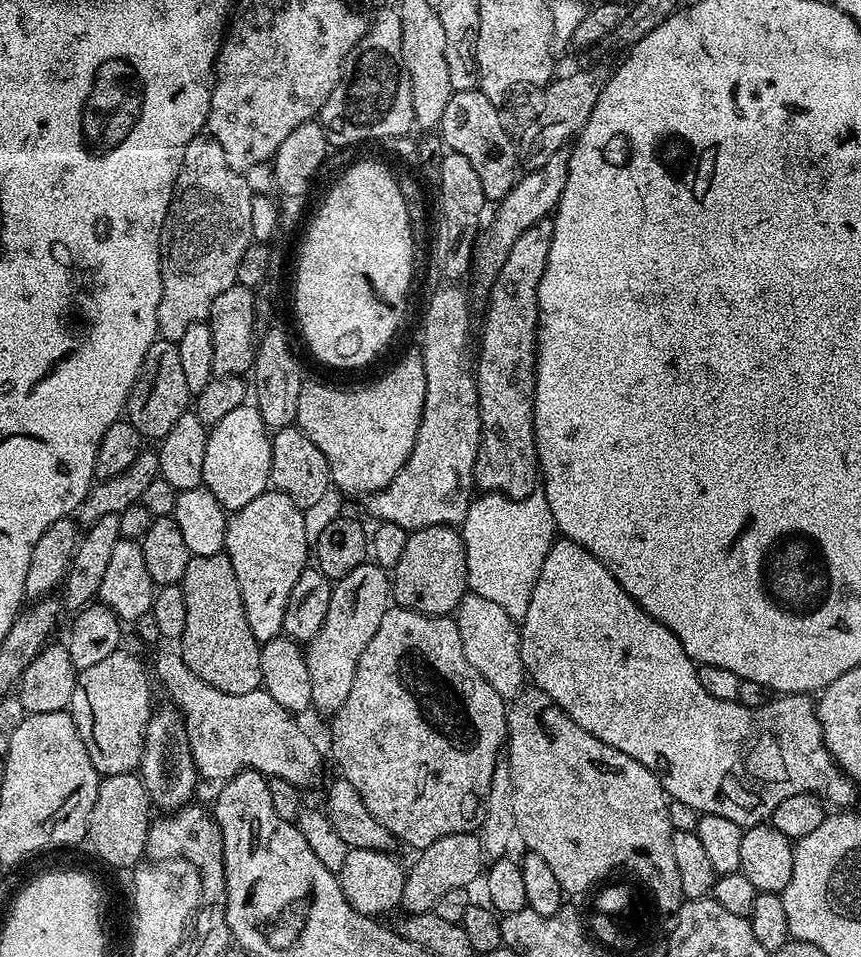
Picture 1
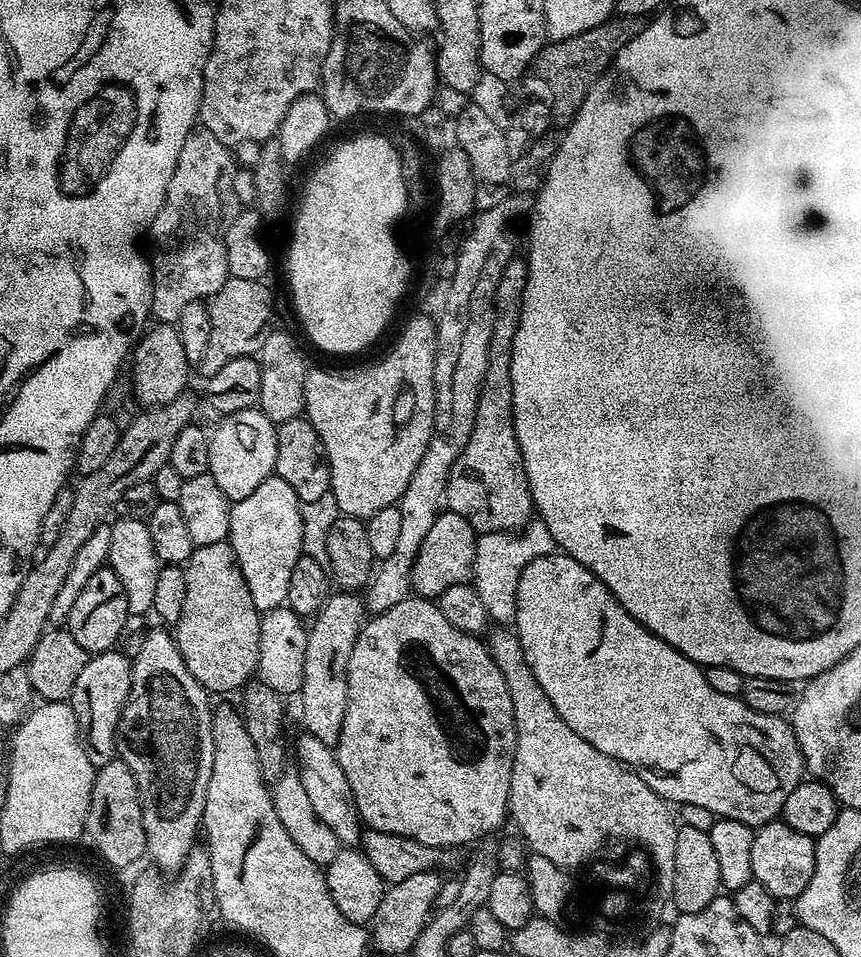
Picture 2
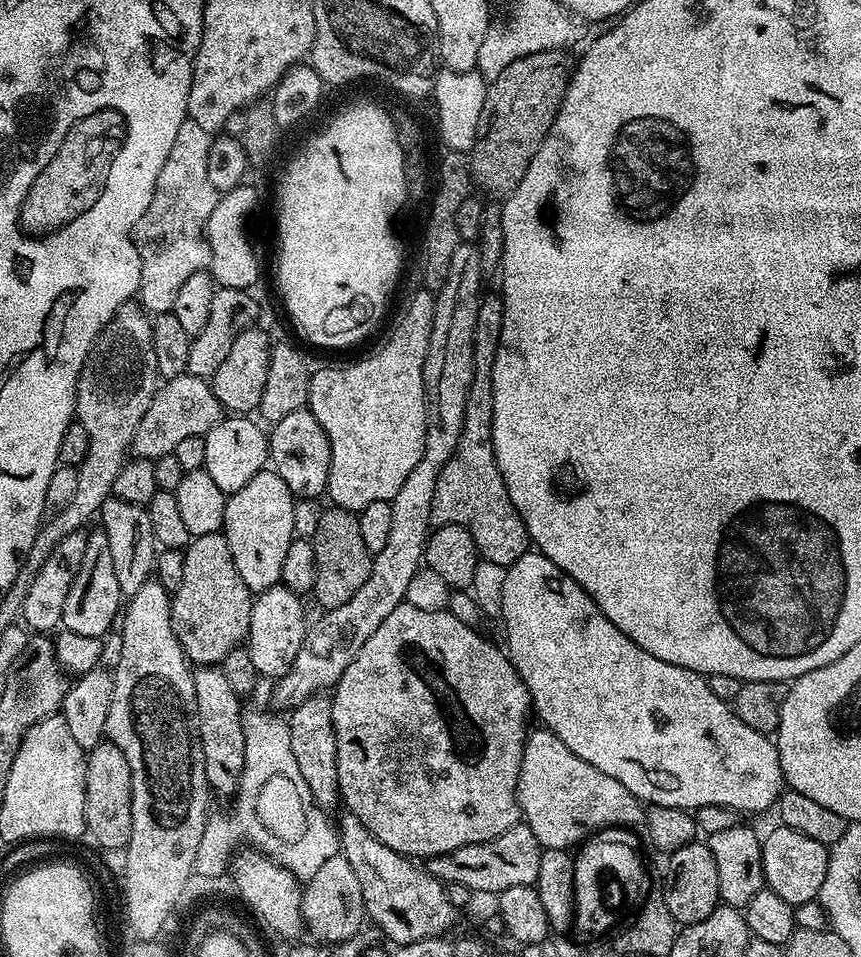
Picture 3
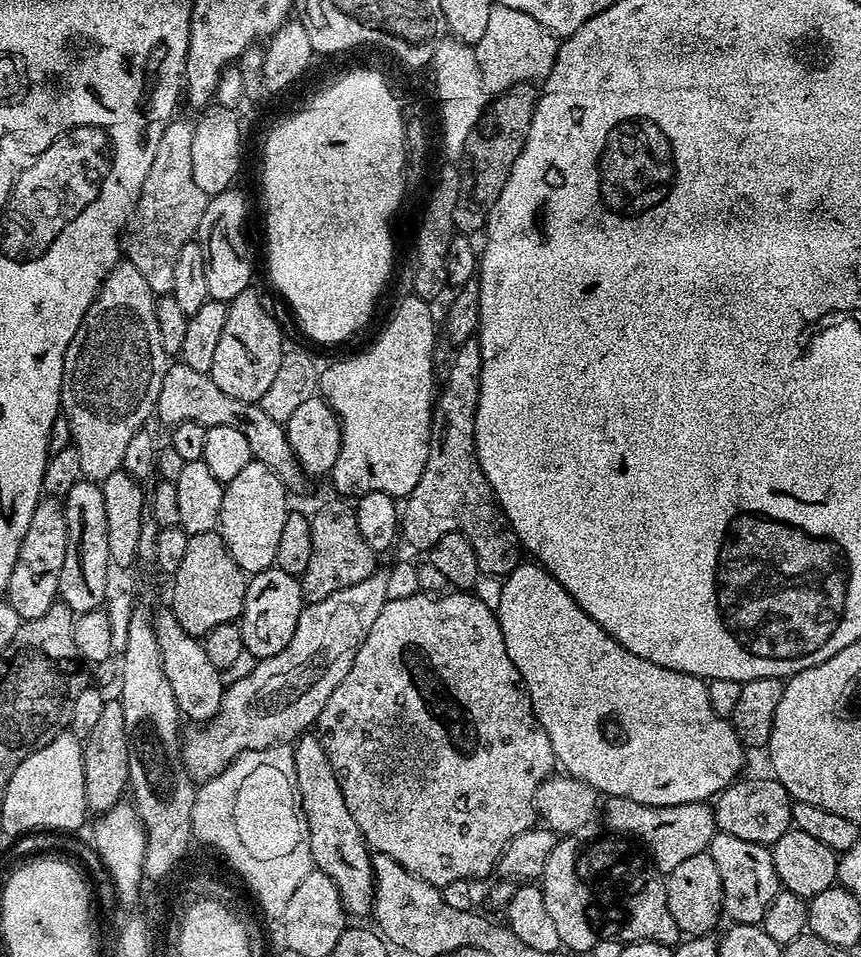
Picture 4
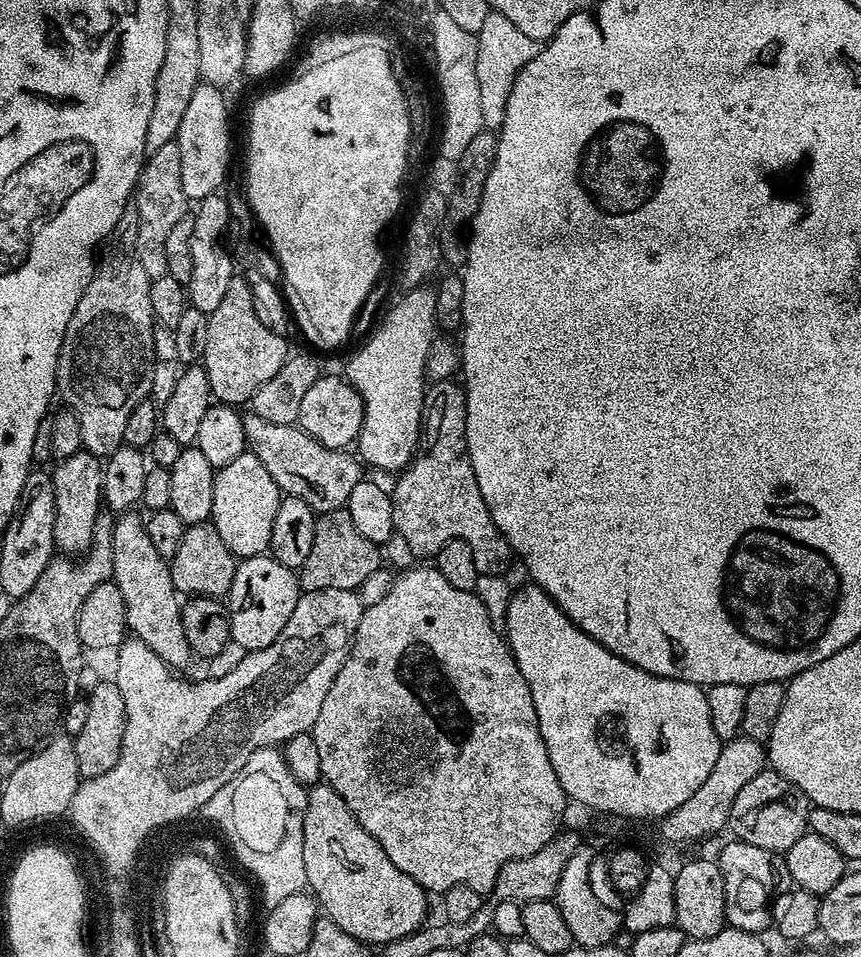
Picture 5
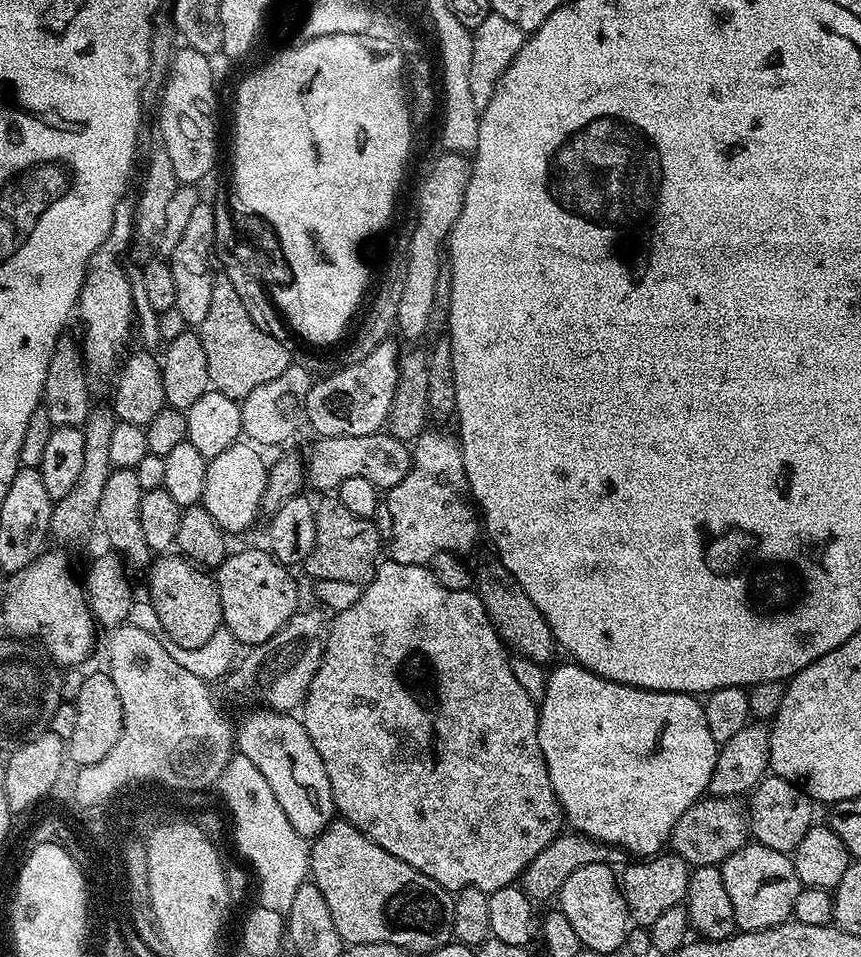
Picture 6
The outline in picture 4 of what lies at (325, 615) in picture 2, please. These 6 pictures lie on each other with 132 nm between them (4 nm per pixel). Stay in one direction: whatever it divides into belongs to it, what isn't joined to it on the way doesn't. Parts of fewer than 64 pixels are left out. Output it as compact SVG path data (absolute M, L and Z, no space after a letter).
M305 734L291 745L294 754L294 774L298 774L298 790L302 794L302 810L306 814L310 834L312 863L338 886L338 894L344 903L345 912L353 917L371 913L374 899L372 857L358 822L350 818L346 798L338 786L334 766L326 758L324 741L316 734Z

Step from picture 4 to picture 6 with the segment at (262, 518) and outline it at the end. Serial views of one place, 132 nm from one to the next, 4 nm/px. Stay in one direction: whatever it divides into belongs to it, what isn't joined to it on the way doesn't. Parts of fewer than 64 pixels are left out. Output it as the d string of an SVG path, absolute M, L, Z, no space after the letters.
M251 442L231 444L222 454L209 460L206 466L206 486L203 505L205 510L218 522L225 534L244 532L262 512L264 491L268 484L269 465L260 457L261 449Z

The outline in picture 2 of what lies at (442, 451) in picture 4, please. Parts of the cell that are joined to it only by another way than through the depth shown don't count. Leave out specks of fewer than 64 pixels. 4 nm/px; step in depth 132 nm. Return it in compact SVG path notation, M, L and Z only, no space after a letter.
M514 258L502 270L494 294L492 333L488 343L488 365L478 394L478 410L474 414L474 430L458 454L448 475L444 498L447 511L462 514L478 534L485 532L518 532L527 529L534 516L532 495L528 490L524 463L517 450L512 426L512 387L510 386L510 354L514 330L520 317L520 299L528 265Z

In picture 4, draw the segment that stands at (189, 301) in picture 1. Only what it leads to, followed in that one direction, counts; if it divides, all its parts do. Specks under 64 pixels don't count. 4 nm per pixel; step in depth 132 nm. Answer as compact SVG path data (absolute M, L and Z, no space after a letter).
M173 118L166 126L166 130L162 130L158 154L154 154L150 174L146 174L146 182L142 182L140 197L126 225L126 239L122 244L126 259L138 269L138 274L142 274L142 278L146 278L146 286L150 286L154 294L171 293L174 282L174 258L178 258L178 250L182 250L182 246L186 246L186 242L200 232L202 214L210 199L202 190L202 186L194 182L194 158L190 154L190 146L194 146L193 121Z

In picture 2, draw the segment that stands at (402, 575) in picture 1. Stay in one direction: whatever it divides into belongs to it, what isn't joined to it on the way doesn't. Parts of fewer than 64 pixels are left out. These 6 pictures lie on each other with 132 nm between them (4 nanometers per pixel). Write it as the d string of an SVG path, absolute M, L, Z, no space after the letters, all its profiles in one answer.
M441 510L434 518L434 526L430 526L426 538L422 538L422 546L418 546L418 554L412 563L412 592L421 598L439 598L446 590L450 590L450 586L469 583L474 566L477 535L470 522L462 518L462 514Z

